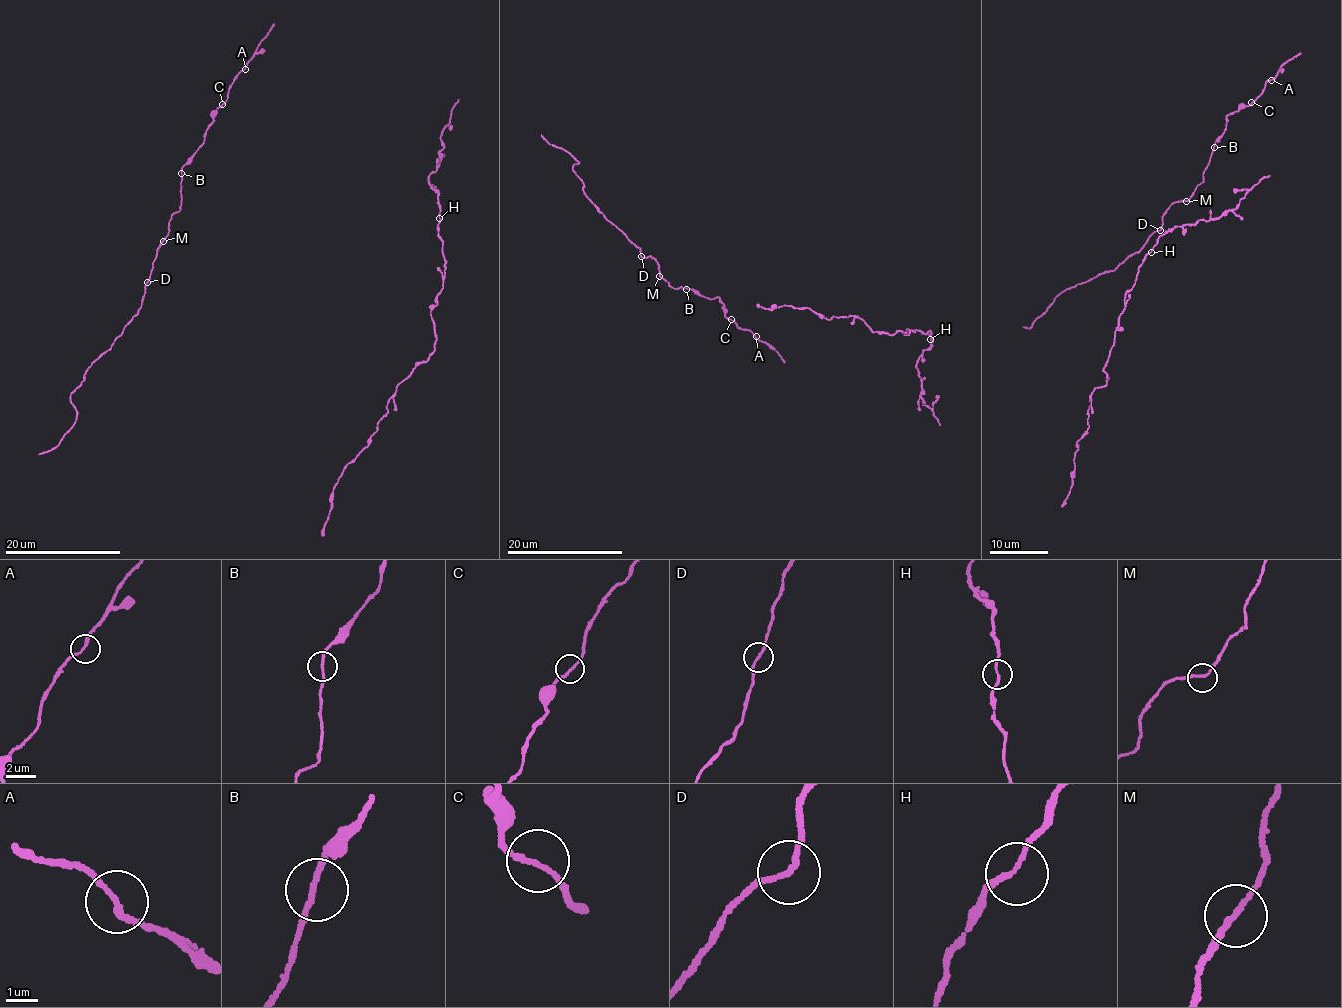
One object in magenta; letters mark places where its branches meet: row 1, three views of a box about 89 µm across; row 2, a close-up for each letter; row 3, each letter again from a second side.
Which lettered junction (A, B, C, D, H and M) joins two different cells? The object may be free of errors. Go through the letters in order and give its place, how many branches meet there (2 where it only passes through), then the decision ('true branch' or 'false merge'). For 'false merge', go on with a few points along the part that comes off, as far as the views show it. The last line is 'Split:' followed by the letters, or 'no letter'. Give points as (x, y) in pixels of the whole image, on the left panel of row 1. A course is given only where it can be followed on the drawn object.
A: (245, 69) | 2 | true branch
B: (181, 173) | 2 | true branch
C: (222, 104) | 2 | true branch
D: (147, 282) | 2 | true branch
H: (439, 218) | 2 | true branch
M: (163, 241) | 2 | true branch
Split: no letter

